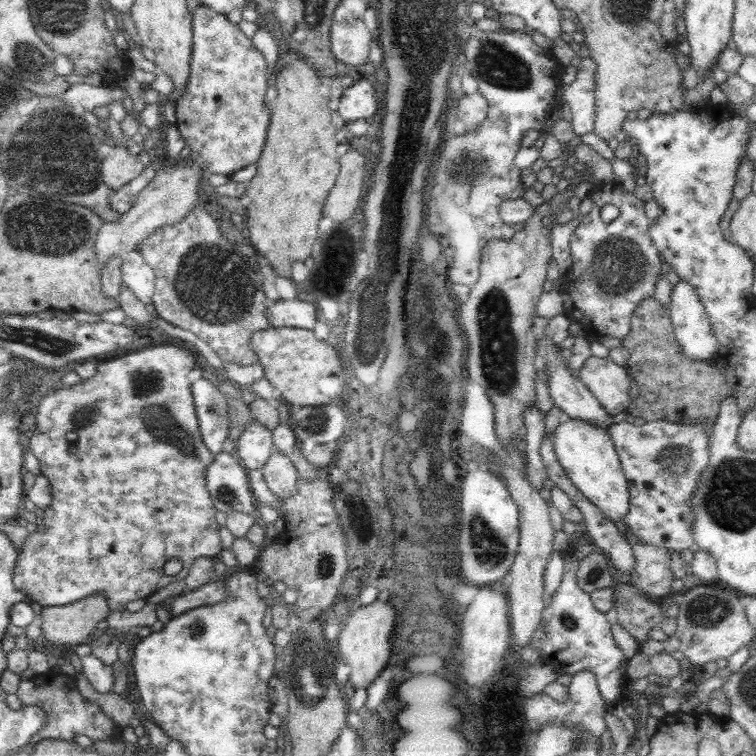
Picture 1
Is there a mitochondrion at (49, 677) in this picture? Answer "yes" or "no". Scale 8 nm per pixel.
no

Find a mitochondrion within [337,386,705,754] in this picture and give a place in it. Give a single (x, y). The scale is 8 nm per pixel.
(489, 549)

